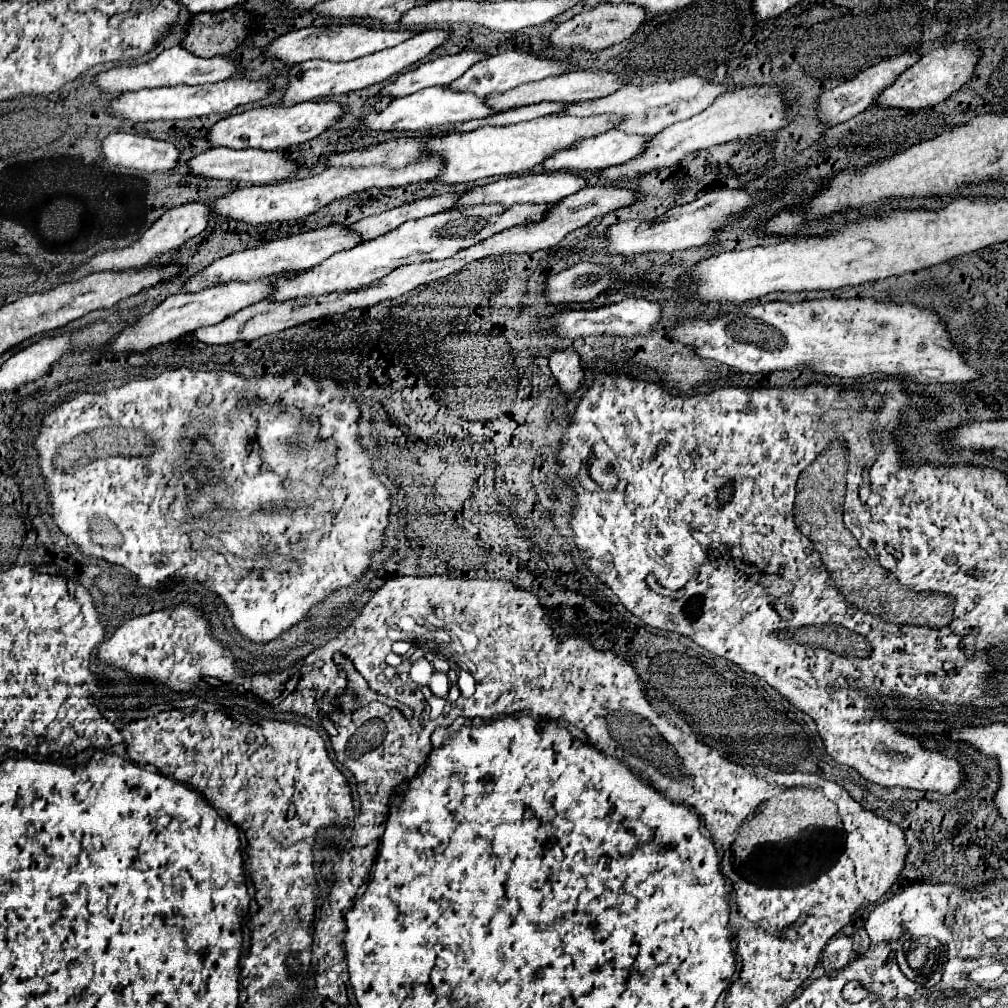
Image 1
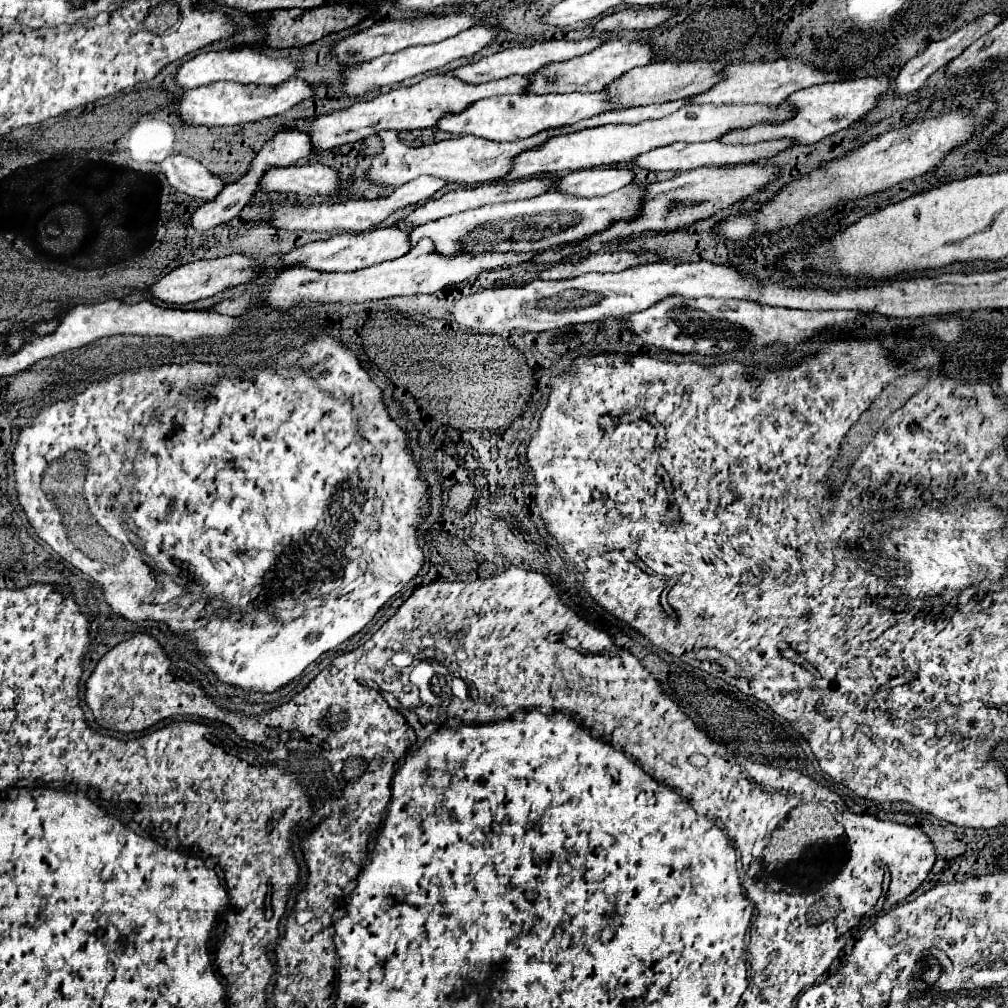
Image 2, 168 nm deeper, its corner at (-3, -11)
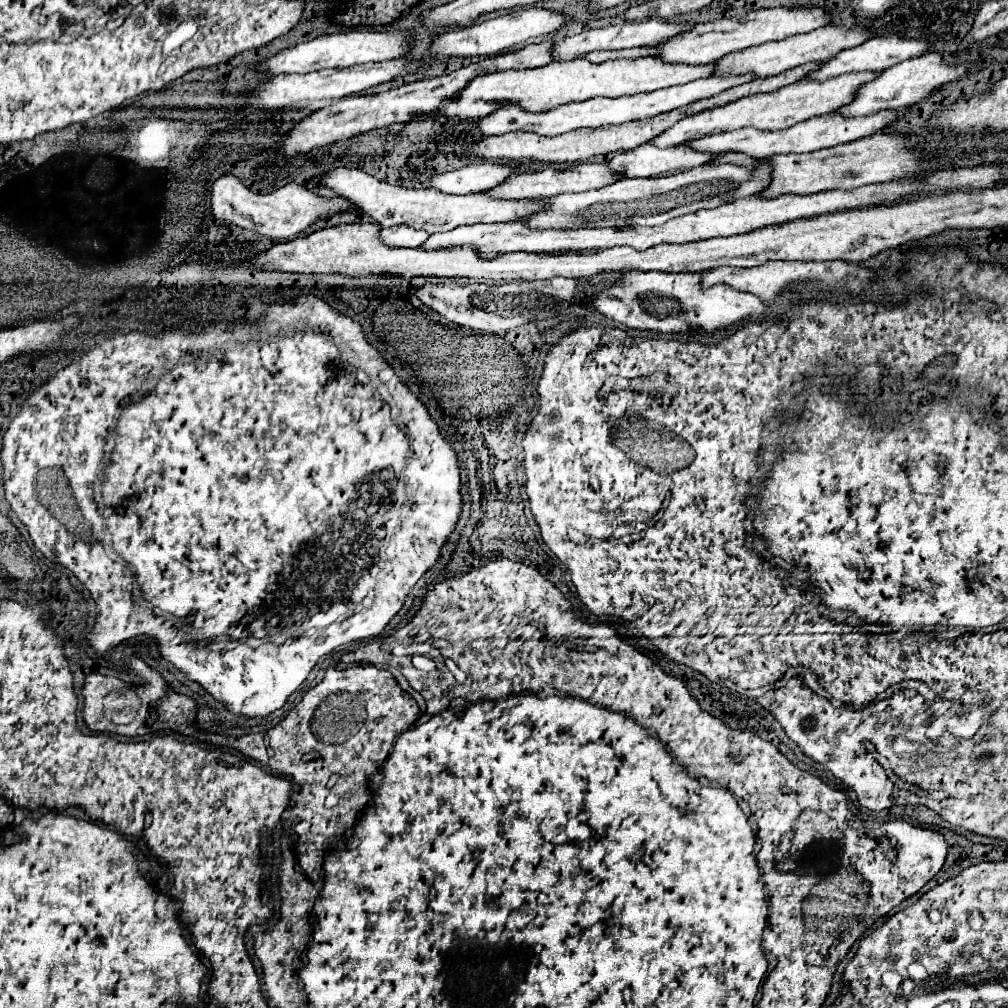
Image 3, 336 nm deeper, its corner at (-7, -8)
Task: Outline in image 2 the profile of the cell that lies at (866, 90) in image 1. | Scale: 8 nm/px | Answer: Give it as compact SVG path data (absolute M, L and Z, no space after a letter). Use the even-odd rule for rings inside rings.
M990 13L990 15L984 15L984 17L976 19L974 23L964 25L952 37L948 37L944 41L938 41L938 43L930 43L924 53L916 55L914 59L906 61L900 67L900 73L898 73L896 81L894 81L894 97L914 93L918 87L922 87L922 83L934 71L938 71L948 61L958 57L972 41L986 35L996 23L1000 23L1000 15Z

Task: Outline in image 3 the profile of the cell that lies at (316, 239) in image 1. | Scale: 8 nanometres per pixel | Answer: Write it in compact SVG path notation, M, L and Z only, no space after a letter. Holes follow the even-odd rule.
M392 226L392 228L382 228L382 238L388 246L402 246L402 248L418 248L428 240L428 232L420 232L416 228L408 226Z

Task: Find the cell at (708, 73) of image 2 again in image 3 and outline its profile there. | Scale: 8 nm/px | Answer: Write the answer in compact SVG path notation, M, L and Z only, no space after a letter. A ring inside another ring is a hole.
M824 26L824 28L812 30L812 32L804 34L804 36L790 36L788 40L760 44L758 48L746 48L744 52L732 52L732 54L720 58L720 62L716 62L716 72L718 72L718 76L754 72L758 78L766 78L766 76L782 74L784 70L796 68L796 66L806 64L806 62L832 58L842 50L864 44L872 36L874 36L874 30L868 30L868 28L828 28L828 26Z

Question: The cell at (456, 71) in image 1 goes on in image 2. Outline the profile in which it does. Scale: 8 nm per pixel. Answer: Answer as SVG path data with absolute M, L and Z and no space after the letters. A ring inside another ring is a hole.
M592 37L592 39L584 39L584 41L546 41L546 43L536 43L530 47L510 47L504 51L498 51L496 55L482 57L476 63L456 67L444 75L456 75L456 79L464 79L464 83L488 83L492 79L502 79L502 77L510 77L510 75L530 75L546 63L566 61L566 59L572 59L576 55L584 55L584 53L596 49L598 45L602 45L602 39Z

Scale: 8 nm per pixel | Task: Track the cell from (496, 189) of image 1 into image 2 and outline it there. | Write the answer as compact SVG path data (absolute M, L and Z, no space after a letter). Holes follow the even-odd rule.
M584 169L572 171L564 175L564 183L560 183L562 195L576 195L576 197L594 197L594 195L608 195L618 191L620 187L628 185L634 179L632 169Z

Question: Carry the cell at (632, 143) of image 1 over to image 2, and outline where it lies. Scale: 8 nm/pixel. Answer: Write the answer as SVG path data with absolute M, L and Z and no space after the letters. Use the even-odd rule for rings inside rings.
M716 141L708 143L672 143L660 149L646 151L644 155L638 155L630 161L632 169L644 169L644 171L690 171L692 167L700 165L736 165L736 163L750 163L754 159L764 159L768 155L776 155L782 149L790 147L790 141L770 141L770 143L756 143L756 145L722 145Z

